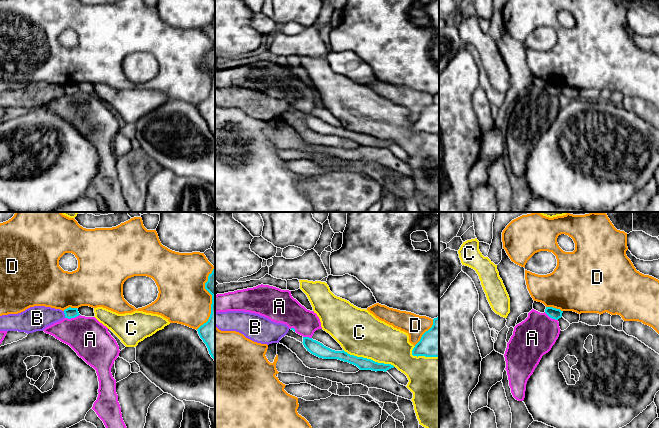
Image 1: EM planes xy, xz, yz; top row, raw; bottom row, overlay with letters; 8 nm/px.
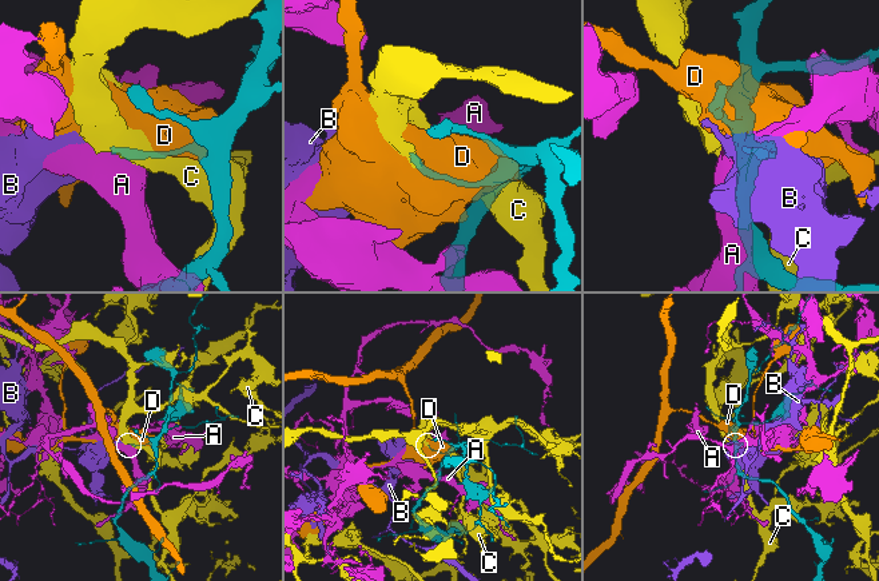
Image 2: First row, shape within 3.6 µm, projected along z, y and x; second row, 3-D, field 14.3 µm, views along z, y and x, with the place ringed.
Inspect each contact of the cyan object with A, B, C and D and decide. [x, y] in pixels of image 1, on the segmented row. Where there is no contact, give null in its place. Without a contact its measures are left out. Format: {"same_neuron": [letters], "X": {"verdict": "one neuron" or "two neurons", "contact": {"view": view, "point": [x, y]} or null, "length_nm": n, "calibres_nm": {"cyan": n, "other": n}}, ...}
{"same_neuron": [], "A": {"verdict": "two neurons", "contact": {"view": "xy", "point": [72, 317]}, "length_nm": 120, "calibres_nm": {"cyan": 80, "other": 320}}, "B": {"verdict": "two neurons", "contact": {"view": "xy", "point": [64, 313]}, "length_nm": 60, "calibres_nm": {"cyan": 80, "other": 200}}, "C": {"verdict": "two neurons", "contact": {"view": "xz", "point": [369, 359]}, "length_nm": 440, "calibres_nm": {"cyan": 100, "other": 360}}, "D": {"verdict": "two neurons", "contact": {"view": "yz", "point": [554, 308]}, "length_nm": 140, "calibres_nm": {"cyan": 90, "other": 420}}}

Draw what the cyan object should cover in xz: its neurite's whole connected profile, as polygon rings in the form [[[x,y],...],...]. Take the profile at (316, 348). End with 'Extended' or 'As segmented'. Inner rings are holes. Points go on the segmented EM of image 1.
[[[303,337],[303,345],[311,354],[323,359],[338,359],[357,366],[360,370],[384,371],[394,368],[391,364],[378,363],[371,359],[350,355],[344,350],[335,351],[309,337]]]. As segmented

